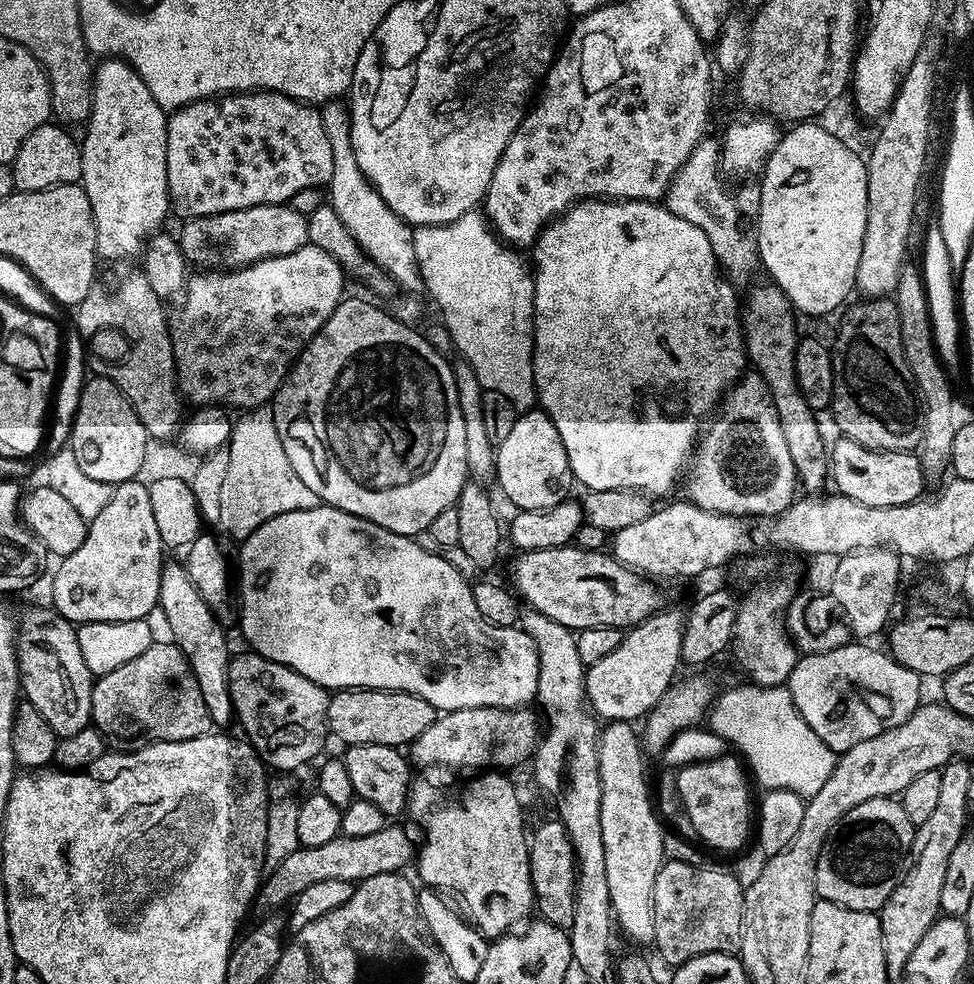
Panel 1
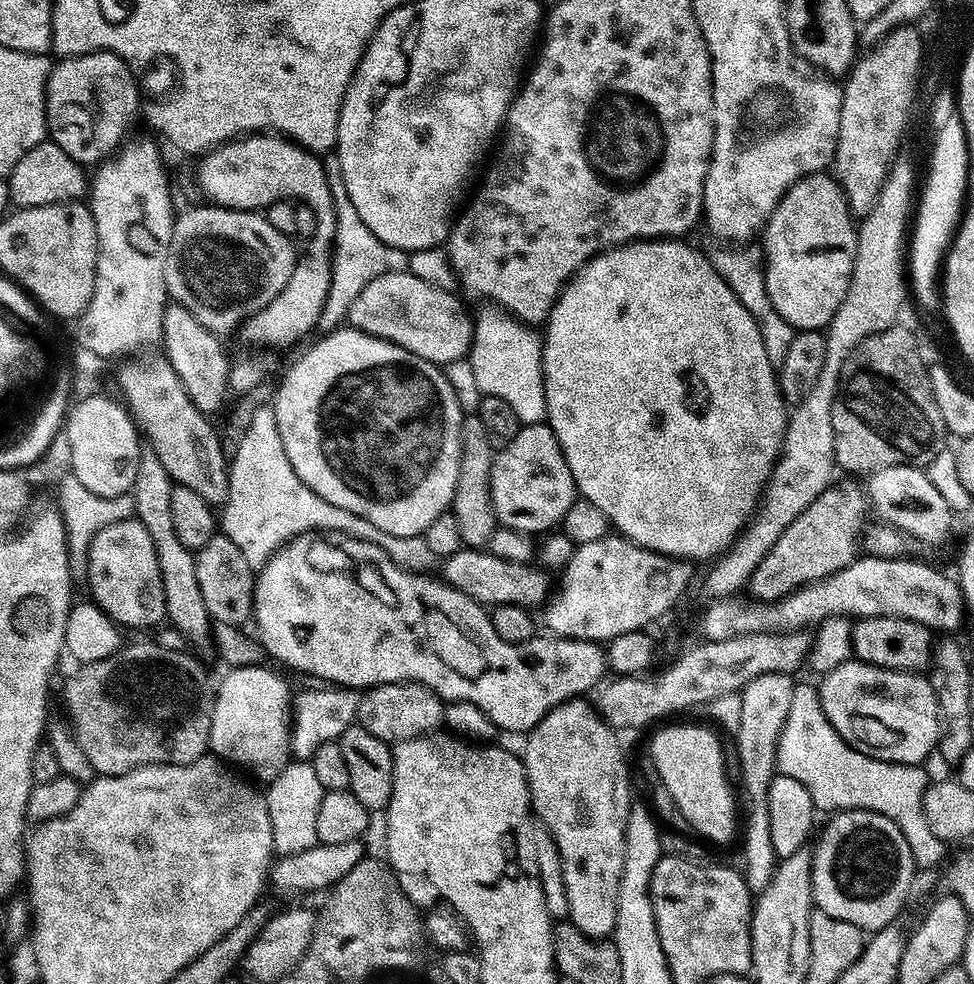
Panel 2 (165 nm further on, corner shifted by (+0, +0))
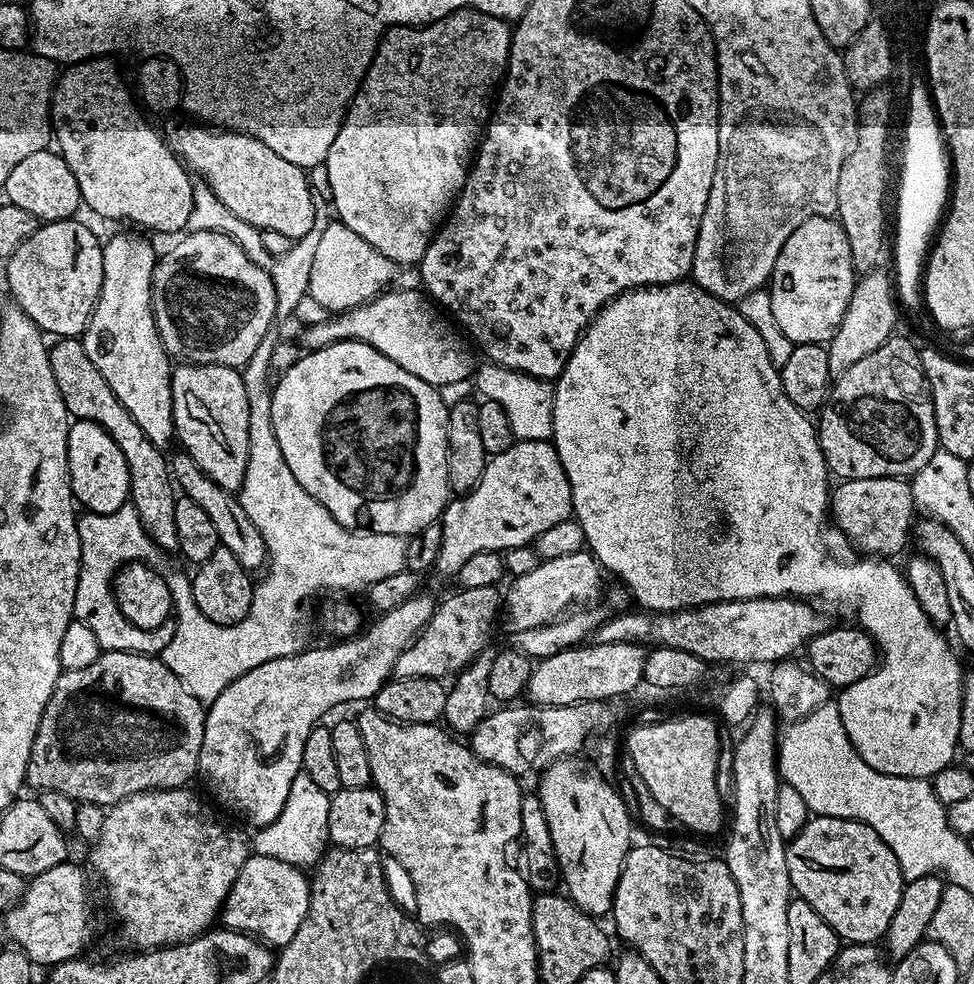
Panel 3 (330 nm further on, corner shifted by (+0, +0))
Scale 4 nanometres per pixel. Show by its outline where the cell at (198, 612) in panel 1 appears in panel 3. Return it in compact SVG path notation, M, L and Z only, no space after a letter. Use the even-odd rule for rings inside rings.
M57 339L49 347L48 357L50 358L50 370L54 370L54 382L58 382L58 390L62 394L62 402L66 406L69 417L89 420L102 426L102 430L106 430L106 434L110 434L110 438L114 438L114 442L118 442L118 450L122 450L122 458L126 458L128 467L130 503L134 506L134 510L138 510L138 518L142 522L142 526L160 551L164 554L175 553L178 549L178 530L174 523L174 506L178 499L178 492L174 487L169 457L167 455L164 457L165 453L158 446L154 446L154 442L150 442L150 438L146 438L146 434L142 434L142 426L138 426L138 422L134 422L134 418L130 418L130 410L126 410L126 406L122 406L122 402L118 402L114 390L110 390L110 386L106 382L106 378L102 378L102 374L98 374L98 370L94 366L94 362L90 362L84 349L83 339Z

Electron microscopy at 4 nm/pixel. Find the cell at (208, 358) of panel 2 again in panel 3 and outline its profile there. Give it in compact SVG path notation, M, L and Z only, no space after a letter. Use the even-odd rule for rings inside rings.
M181 363L172 371L171 402L175 437L183 451L207 476L231 492L239 491L245 480L246 462L249 456L249 398L246 394L245 377L239 369L222 364Z

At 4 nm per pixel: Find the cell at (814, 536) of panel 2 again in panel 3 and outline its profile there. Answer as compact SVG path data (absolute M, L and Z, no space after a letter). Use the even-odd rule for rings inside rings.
M887 476L886 478L862 478L861 480L840 480L839 483L831 489L830 492L830 516L836 519L836 524L840 527L840 532L853 544L856 548L861 548L861 553L867 554L872 558L896 558L900 551L908 544L908 536L910 540L910 533L914 528L914 519L912 520L912 512L914 513L914 501L912 499L912 485L907 479L899 476Z

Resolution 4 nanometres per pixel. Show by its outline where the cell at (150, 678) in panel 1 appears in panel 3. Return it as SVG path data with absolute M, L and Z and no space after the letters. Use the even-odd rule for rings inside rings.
M126 652L119 657L119 660L120 684L67 684L64 682L54 686L54 690L50 694L50 702L46 702L46 710L38 722L38 730L30 750L26 780L29 785L33 784L36 790L58 790L58 794L66 794L70 799L81 804L111 806L119 800L125 800L139 792L183 788L189 783L188 779L192 775L194 777L197 775L200 766L200 751L202 750L202 734L204 733L205 705L155 655Z

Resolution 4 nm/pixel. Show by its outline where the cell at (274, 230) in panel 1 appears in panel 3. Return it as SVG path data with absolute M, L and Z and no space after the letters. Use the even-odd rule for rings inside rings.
M188 232L177 240L180 241L168 253L157 259L152 275L152 313L156 316L160 341L172 358L184 356L180 358L193 364L243 366L252 355L260 352L260 344L269 335L268 327L277 319L274 282L226 233Z

